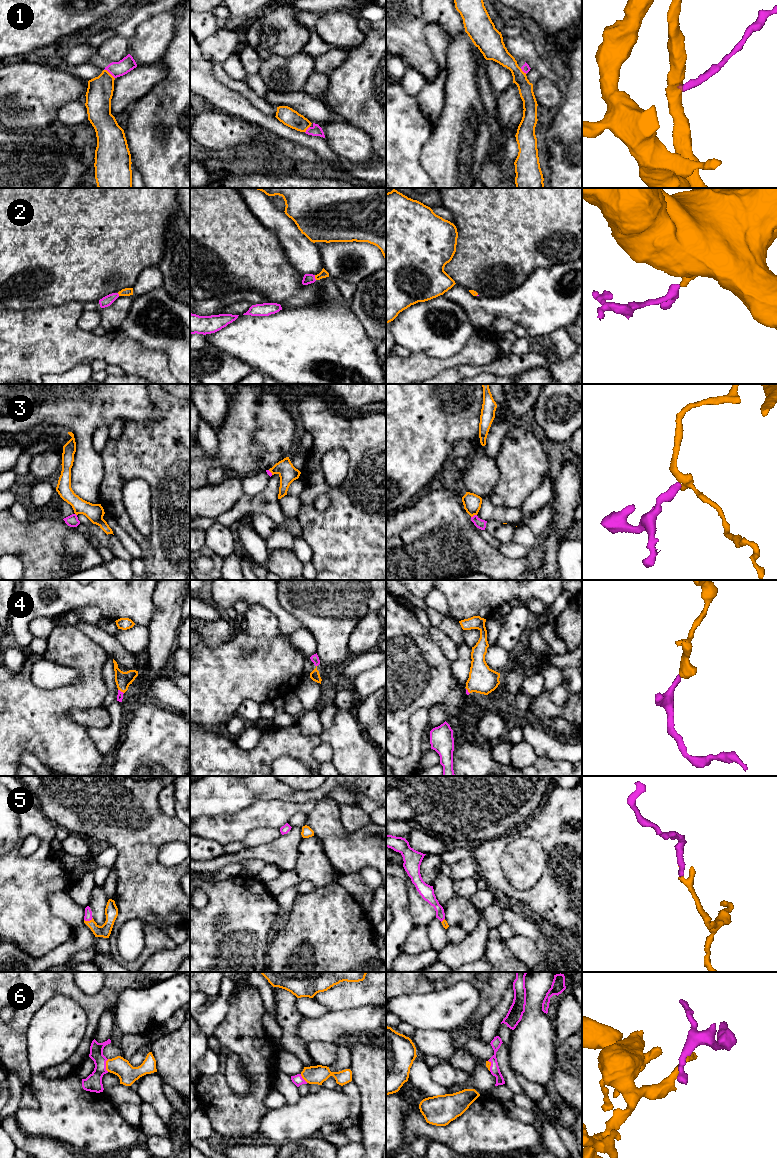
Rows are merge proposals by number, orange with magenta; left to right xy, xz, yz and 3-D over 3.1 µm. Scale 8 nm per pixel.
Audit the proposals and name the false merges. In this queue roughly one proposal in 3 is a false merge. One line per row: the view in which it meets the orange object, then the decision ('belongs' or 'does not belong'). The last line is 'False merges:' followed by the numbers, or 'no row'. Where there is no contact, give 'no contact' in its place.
1: xy | does not belong
2: xz | belongs
3: yz | does not belong
4: xy | belongs
5: xy | belongs
6: xy | belongs
False merges: 1, 3

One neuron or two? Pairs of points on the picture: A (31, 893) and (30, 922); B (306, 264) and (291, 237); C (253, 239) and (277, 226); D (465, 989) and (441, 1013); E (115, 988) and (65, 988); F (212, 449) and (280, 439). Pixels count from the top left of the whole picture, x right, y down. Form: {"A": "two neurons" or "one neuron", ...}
{"A": "one neuron", "B": "one neuron", "C": "two neurons", "D": "one neuron", "E": "one neuron", "F": "two neurons"}

